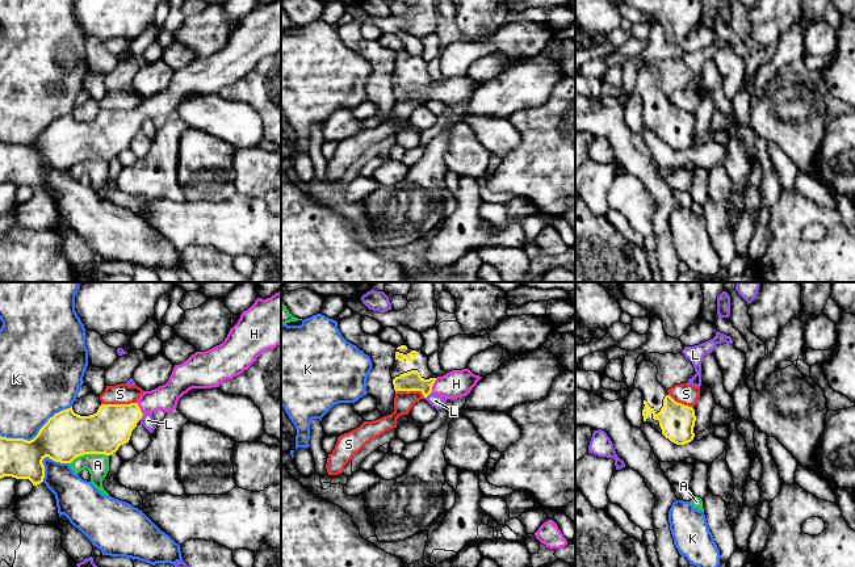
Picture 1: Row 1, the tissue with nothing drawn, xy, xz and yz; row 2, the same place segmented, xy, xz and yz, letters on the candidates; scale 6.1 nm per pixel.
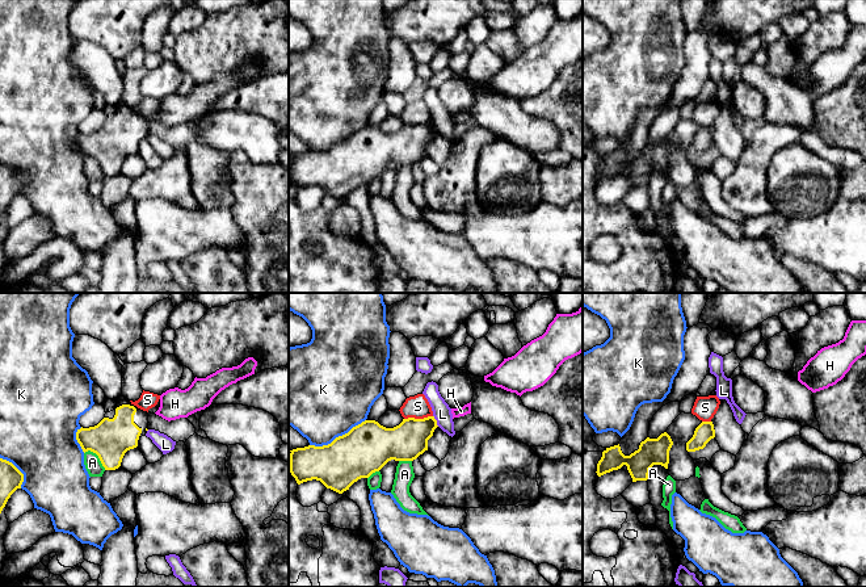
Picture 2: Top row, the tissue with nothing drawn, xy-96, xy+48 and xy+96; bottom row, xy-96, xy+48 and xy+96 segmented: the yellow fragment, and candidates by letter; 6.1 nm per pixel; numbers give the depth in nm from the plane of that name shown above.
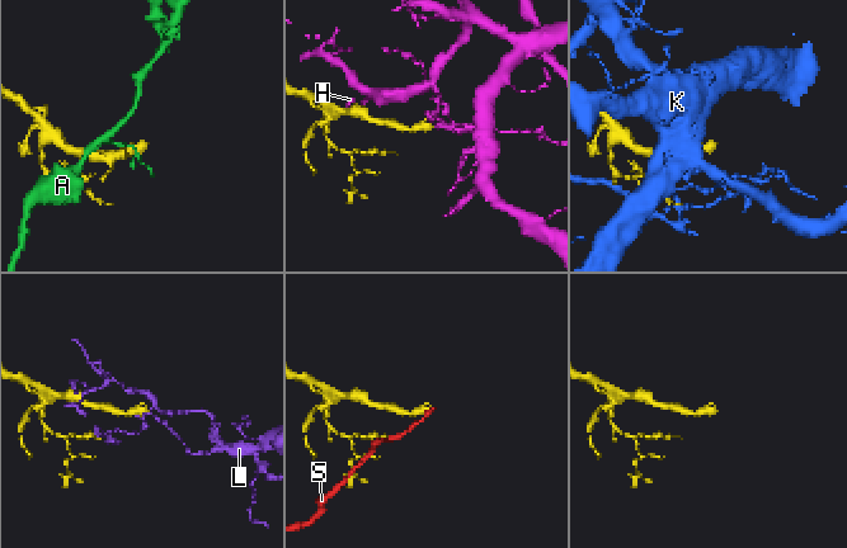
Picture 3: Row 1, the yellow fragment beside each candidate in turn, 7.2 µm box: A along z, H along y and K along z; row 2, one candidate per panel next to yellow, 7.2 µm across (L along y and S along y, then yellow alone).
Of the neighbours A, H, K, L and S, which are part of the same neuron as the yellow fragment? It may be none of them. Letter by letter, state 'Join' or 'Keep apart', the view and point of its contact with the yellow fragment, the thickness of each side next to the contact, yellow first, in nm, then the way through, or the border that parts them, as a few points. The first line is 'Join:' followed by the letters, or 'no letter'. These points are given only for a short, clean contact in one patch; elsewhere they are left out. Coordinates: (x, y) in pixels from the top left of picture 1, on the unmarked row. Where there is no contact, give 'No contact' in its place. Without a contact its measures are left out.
Join: H
A: Keep apart. Touches yellow at xy (88, 159). Thickness 300 nm (yellow) against 140 nm
H: Join. Touches yellow at xz (432, 91). Thickness 130 nm (yellow) against 170 nm. Path across: xz (411, 87), (432, 91), (456, 89)
K: Keep apart. Touches yellow at xy (38, 139). Thickness 300 nm (yellow) against 380 nm
L: Keep apart. Touches yellow at xy (142, 121). Thickness 260 nm (yellow) against 80 nm. Boundary: xy (143, 120), (139, 125)
S: Keep apart. Touches yellow at xy (118, 110). Thickness 260 nm (yellow) against 130 nm. Boundary: xy (135, 108), (101, 110)

